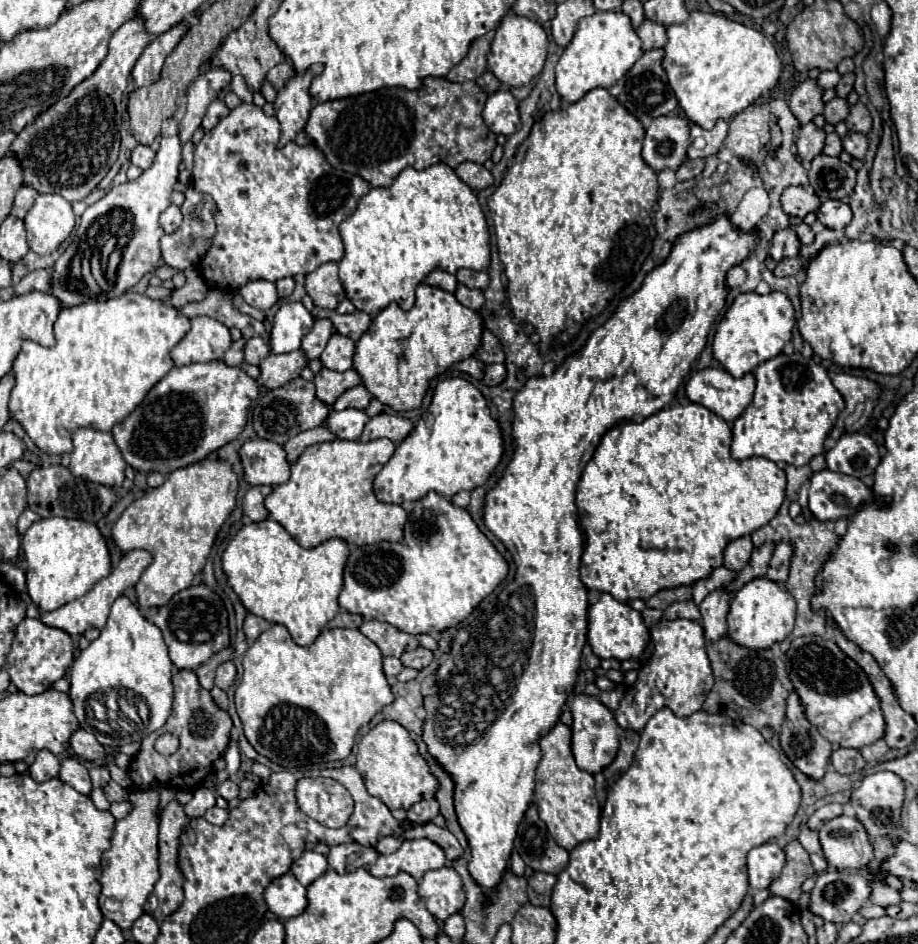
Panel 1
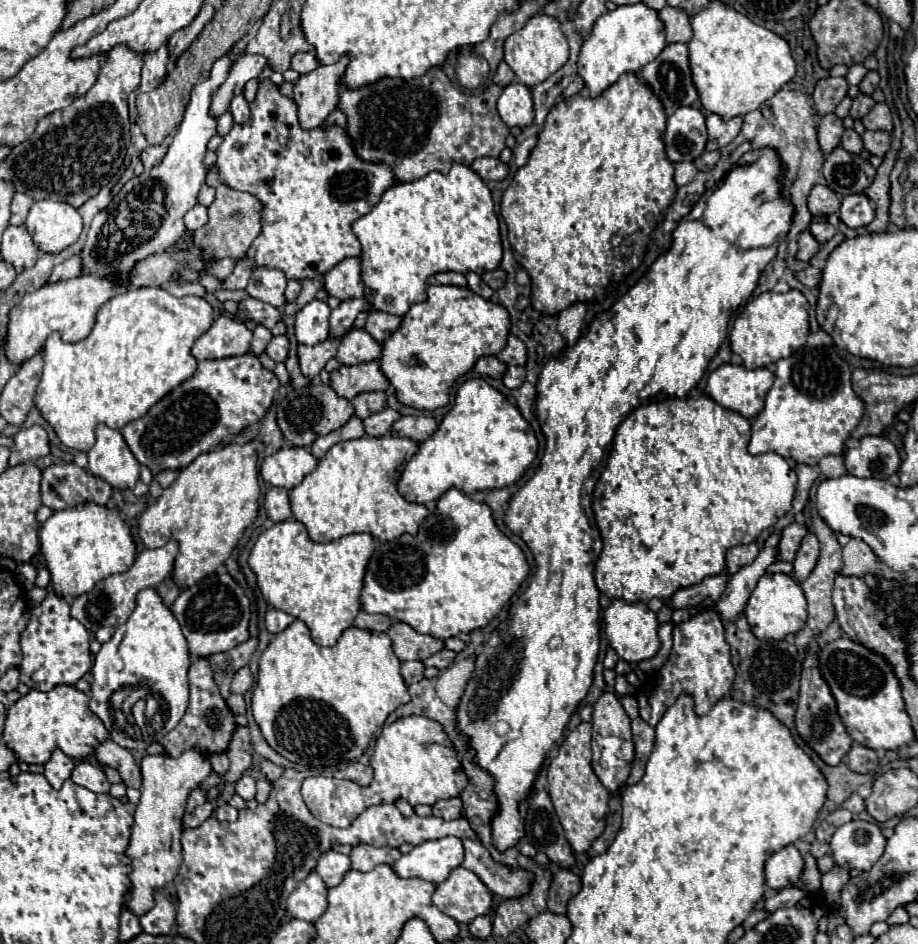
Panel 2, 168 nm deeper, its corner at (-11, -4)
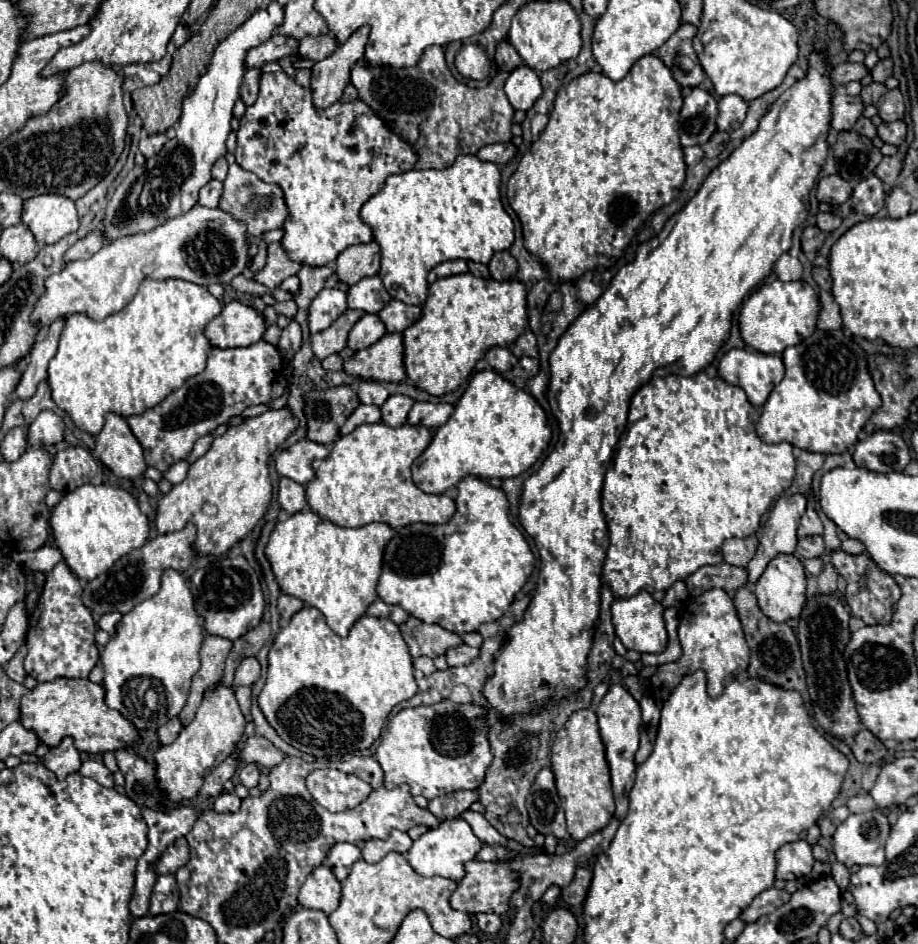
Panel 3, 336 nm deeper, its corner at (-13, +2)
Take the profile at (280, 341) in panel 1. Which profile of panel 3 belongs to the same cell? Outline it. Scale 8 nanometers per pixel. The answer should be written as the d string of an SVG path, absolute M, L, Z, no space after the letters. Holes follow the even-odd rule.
M323 289L309 307L309 327L311 333L327 329L335 317L347 309L347 293L341 289Z

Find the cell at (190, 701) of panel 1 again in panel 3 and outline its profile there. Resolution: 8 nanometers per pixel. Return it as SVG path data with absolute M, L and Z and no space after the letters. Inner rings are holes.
M217 635L205 637L201 647L201 669L195 673L187 703L179 713L183 725L187 725L187 721L191 721L191 717L195 715L195 709L199 709L199 701L203 699L203 693L221 681L225 659L231 647L233 647L231 639L217 637Z

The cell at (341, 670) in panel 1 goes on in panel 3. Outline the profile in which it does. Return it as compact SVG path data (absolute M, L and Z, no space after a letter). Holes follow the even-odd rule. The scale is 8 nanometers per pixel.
M305 605L273 641L269 651L269 673L259 695L259 707L279 737L295 749L315 757L345 757L371 747L381 735L381 727L391 709L411 699L417 689L409 647L393 621L363 615L347 637L339 637L329 629L319 609Z

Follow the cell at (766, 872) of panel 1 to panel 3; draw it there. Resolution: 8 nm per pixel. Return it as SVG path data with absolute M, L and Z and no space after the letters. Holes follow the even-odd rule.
M807 841L787 843L777 851L777 879L799 879L813 869L813 853Z

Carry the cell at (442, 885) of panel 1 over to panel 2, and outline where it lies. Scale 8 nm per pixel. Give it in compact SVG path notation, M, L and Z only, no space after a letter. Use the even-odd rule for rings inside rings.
M457 867L443 883L435 887L433 905L457 923L469 923L491 911L493 897L477 875Z

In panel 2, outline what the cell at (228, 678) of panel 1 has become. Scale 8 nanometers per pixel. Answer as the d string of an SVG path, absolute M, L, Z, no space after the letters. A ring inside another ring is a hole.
M243 667L235 673L233 683L231 683L231 693L245 693L249 687L253 685L253 675L249 671L249 667Z

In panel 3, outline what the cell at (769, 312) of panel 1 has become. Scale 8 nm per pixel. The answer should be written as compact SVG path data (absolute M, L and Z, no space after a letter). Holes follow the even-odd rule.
M779 281L761 285L749 295L739 315L741 337L747 345L761 353L783 353L783 349L797 345L815 331L819 315L819 299L815 289L805 281Z

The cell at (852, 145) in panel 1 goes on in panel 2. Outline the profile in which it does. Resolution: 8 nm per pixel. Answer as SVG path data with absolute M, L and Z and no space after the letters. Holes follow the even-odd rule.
M865 131L863 133L863 145L871 155L883 157L889 149L891 143L891 133L887 131Z

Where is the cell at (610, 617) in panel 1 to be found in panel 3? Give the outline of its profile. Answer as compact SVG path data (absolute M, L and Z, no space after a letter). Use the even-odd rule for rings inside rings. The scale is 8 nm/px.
M639 591L633 597L617 599L611 607L613 613L613 625L617 637L623 641L627 649L639 651L639 653L661 653L667 647L667 629L663 621L663 605L651 597L647 591Z

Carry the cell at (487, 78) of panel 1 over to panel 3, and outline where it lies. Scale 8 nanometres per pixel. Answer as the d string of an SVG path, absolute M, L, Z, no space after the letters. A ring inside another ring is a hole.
M503 39L495 51L495 63L501 71L513 71L515 67L519 67L519 63L523 63L523 59L519 57L517 49L507 39Z

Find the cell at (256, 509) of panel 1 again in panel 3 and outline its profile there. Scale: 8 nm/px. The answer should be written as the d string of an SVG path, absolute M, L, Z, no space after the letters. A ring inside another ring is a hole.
M287 477L281 479L279 483L279 493L277 493L279 505L281 509L285 509L287 513L299 513L307 507L307 499L305 499L305 487L301 483L295 483Z

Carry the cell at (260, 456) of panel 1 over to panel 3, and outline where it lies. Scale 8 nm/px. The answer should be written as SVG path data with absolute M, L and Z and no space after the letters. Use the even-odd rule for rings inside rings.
M303 439L303 441L297 441L295 445L283 449L275 457L275 465L277 465L279 475L305 485L315 477L313 461L327 459L327 457L329 457L329 449L325 445Z

